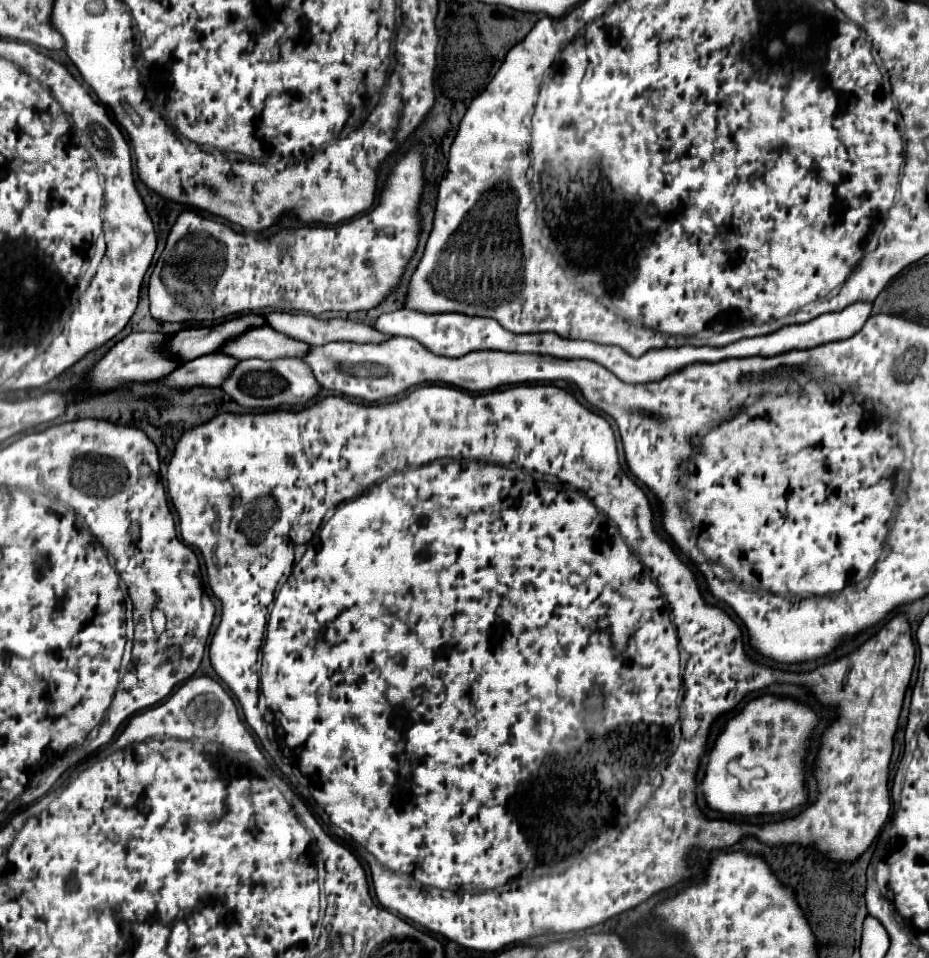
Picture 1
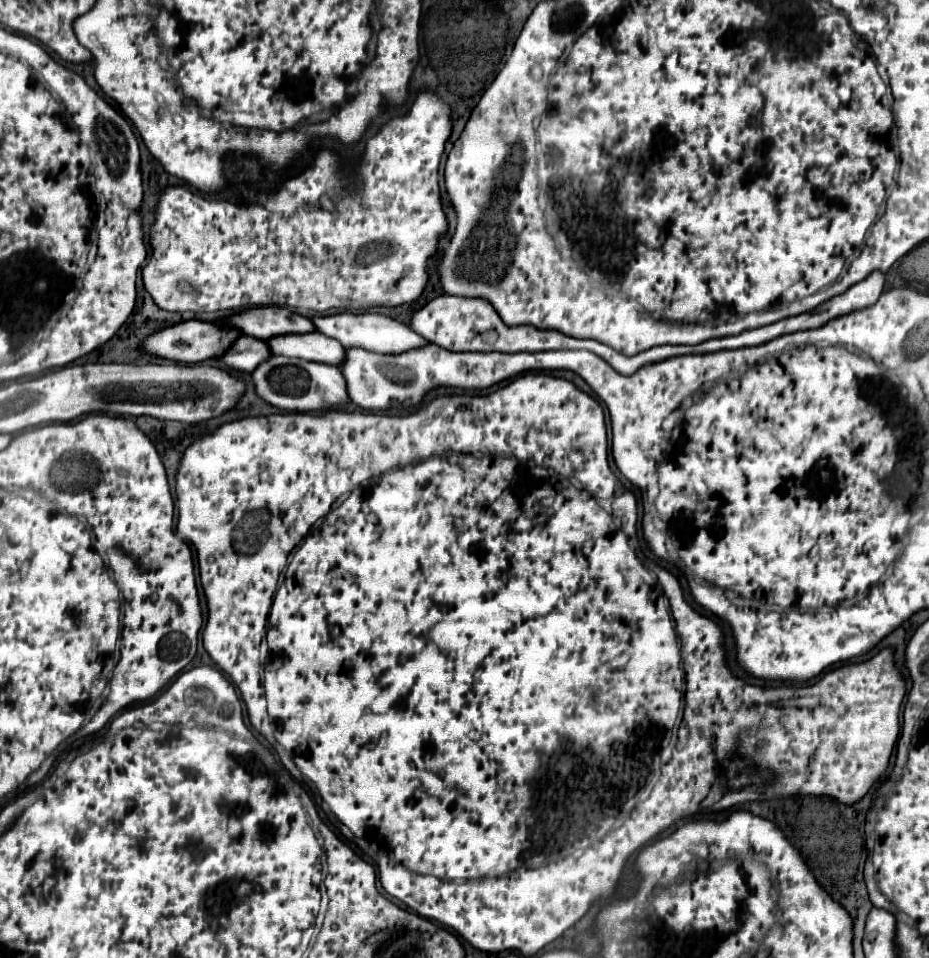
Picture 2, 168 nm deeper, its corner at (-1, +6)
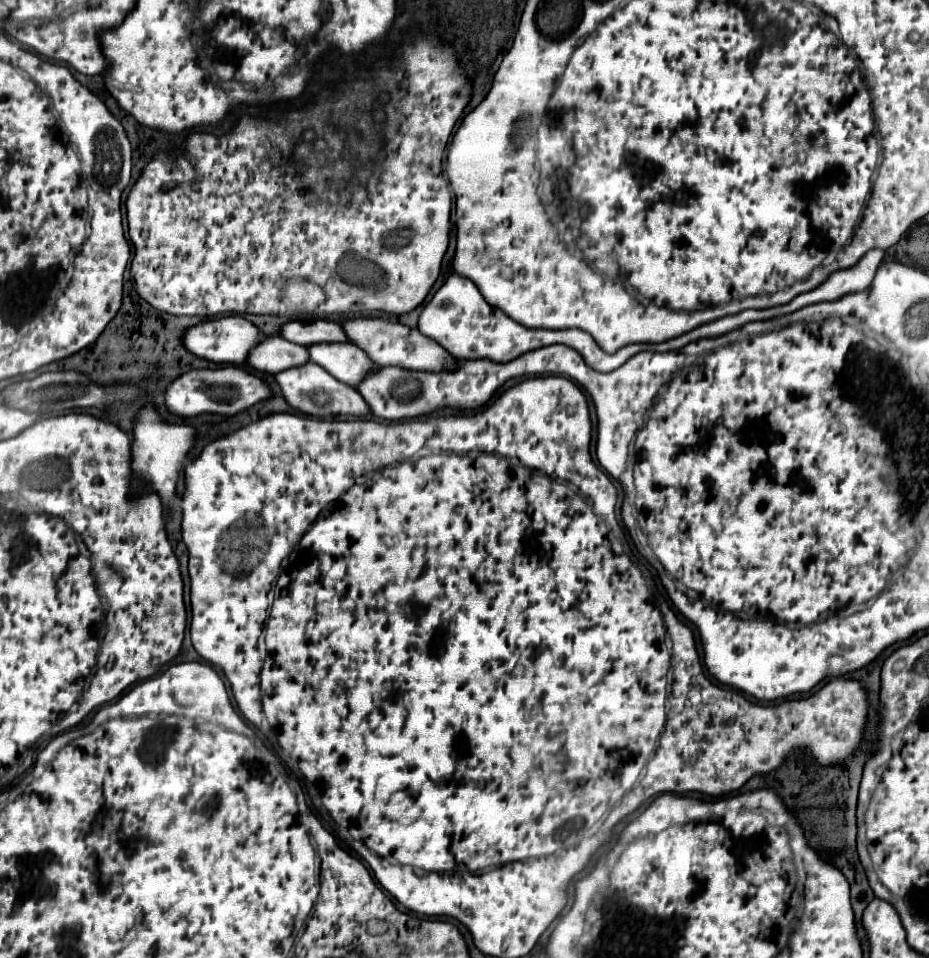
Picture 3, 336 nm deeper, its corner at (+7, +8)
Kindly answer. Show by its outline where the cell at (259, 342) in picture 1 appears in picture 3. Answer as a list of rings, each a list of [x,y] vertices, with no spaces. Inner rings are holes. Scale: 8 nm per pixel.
[[[315,343],[309,345],[309,359],[323,369],[327,369],[333,377],[351,387],[363,379],[365,371],[377,367],[373,365],[365,353],[357,351],[351,343]]]

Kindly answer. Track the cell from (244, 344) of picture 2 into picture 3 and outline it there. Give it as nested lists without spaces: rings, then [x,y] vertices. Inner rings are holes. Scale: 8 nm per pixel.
[[[265,337],[249,351],[245,363],[257,371],[273,375],[275,371],[283,371],[295,367],[297,363],[307,363],[307,361],[309,361],[307,347],[289,343],[281,337]]]

